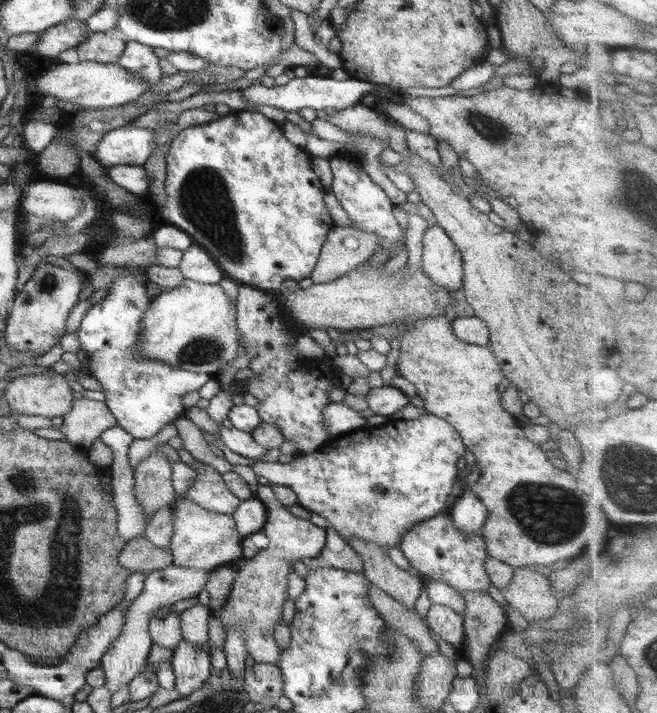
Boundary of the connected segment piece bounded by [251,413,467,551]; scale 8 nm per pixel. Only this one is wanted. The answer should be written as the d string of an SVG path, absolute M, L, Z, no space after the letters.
M424 413L420 418L414 420L393 420L376 428L364 427L358 428L356 431L351 431L350 433L343 433L342 435L337 435L331 438L324 445L318 447L318 449L312 451L312 453L296 454L293 461L288 464L282 464L277 462L264 462L260 461L259 464L252 464L252 470L257 476L262 476L262 479L270 481L272 485L283 485L290 488L297 497L297 505L309 511L311 514L316 513L321 517L324 517L334 530L338 532L344 539L350 540L356 538L357 540L368 540L373 544L378 544L383 550L387 551L388 548L393 548L394 546L399 546L402 541L403 534L407 530L411 530L414 525L424 521L425 519L432 518L436 516L439 512L444 511L448 497L452 492L452 487L459 479L456 464L460 460L460 456L464 456L466 452L466 445L462 442L462 437L458 434L458 431L454 429L452 424L448 421L438 418L438 416Z

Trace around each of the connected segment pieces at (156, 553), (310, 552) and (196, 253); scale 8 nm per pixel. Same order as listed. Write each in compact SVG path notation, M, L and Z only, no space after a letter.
M145 536L130 540L118 555L118 562L130 572L149 575L153 570L173 564L170 552L154 547Z
M259 485L256 493L267 509L267 520L263 532L268 536L269 546L254 558L246 560L242 570L236 573L232 590L223 612L217 617L225 630L234 627L242 631L248 654L256 663L278 664L281 648L274 638L274 627L282 620L282 610L288 588L288 575L296 560L318 558L325 548L327 533L324 528L316 526L311 520L302 520L294 516L278 503L272 486Z
M195 242L183 251L178 268L184 278L202 284L218 284L226 276L208 251Z

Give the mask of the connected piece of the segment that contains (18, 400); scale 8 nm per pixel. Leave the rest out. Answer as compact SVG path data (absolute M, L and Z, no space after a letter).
M48 367L46 372L21 375L6 385L6 401L12 412L54 418L72 408L72 388L62 373Z

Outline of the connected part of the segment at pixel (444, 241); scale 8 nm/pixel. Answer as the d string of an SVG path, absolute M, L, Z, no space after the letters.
M426 228L422 238L421 270L444 291L459 292L463 288L462 257L452 239L443 228Z

